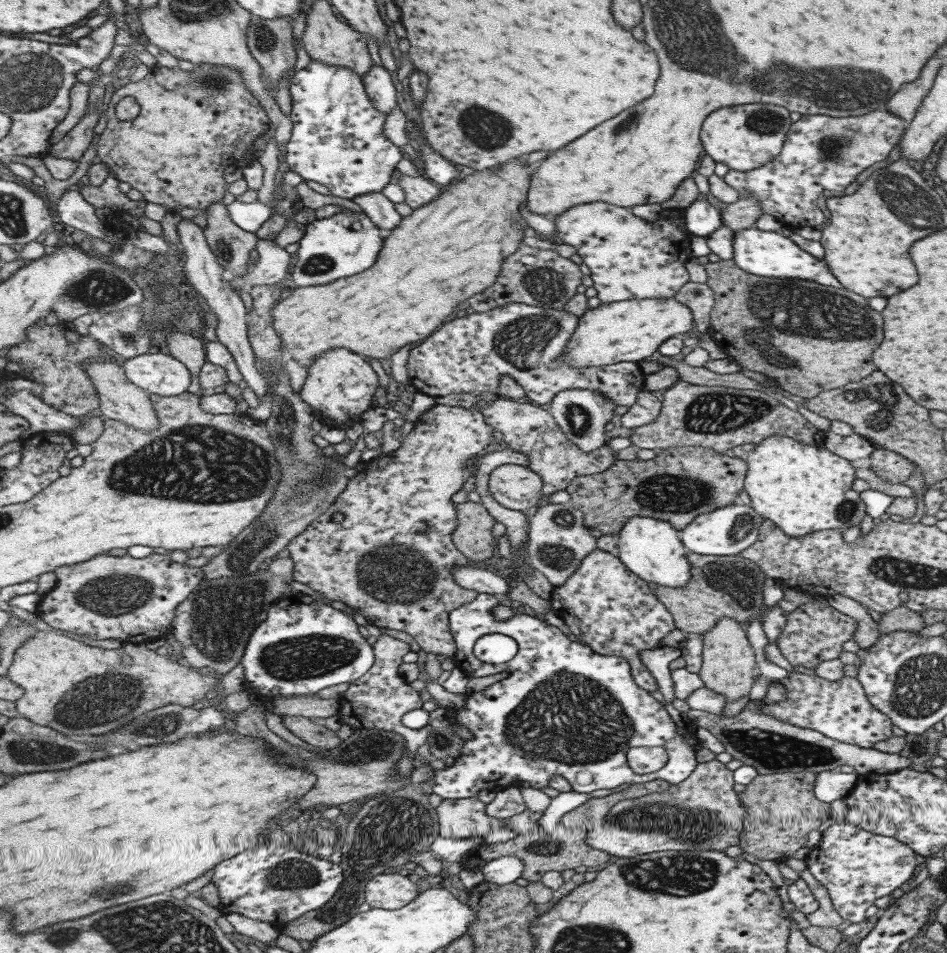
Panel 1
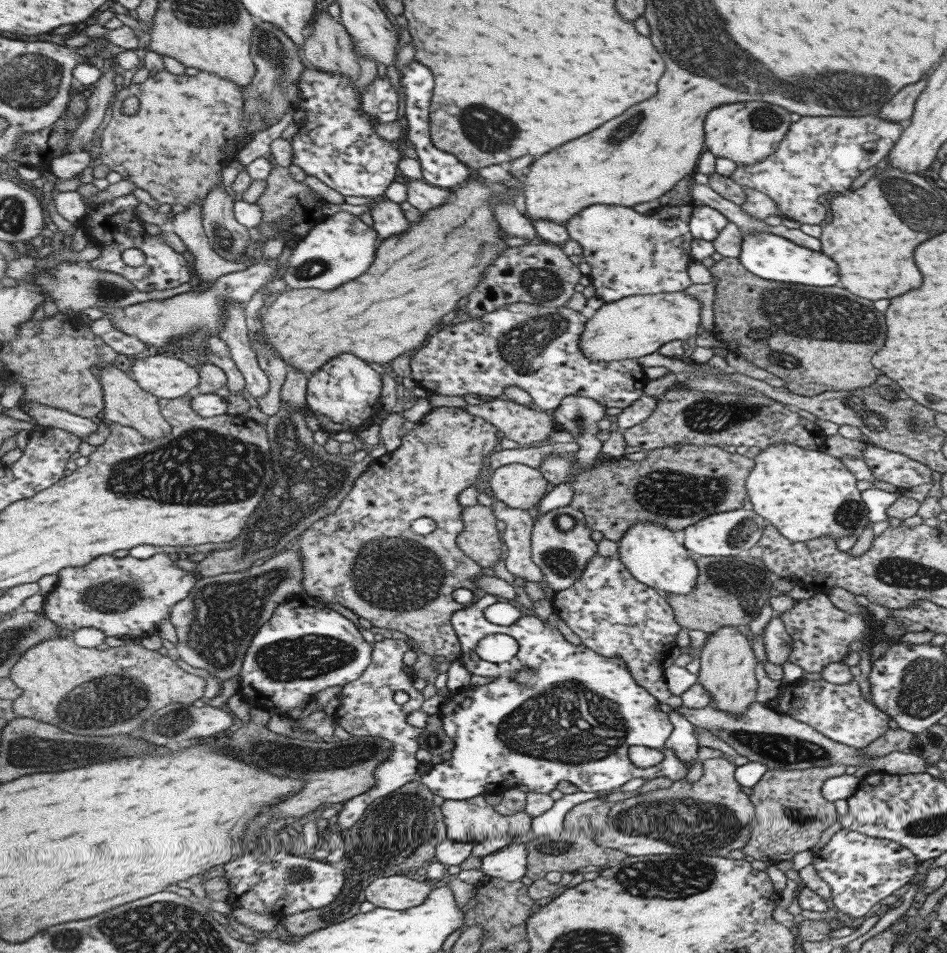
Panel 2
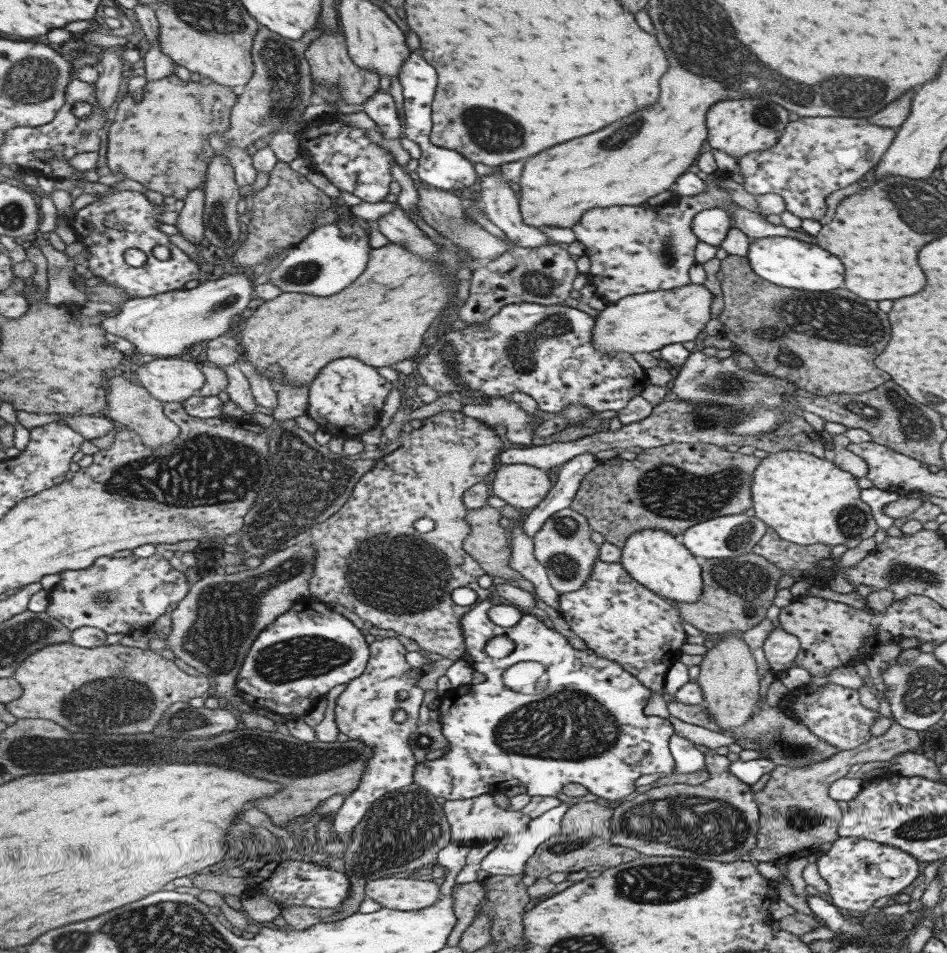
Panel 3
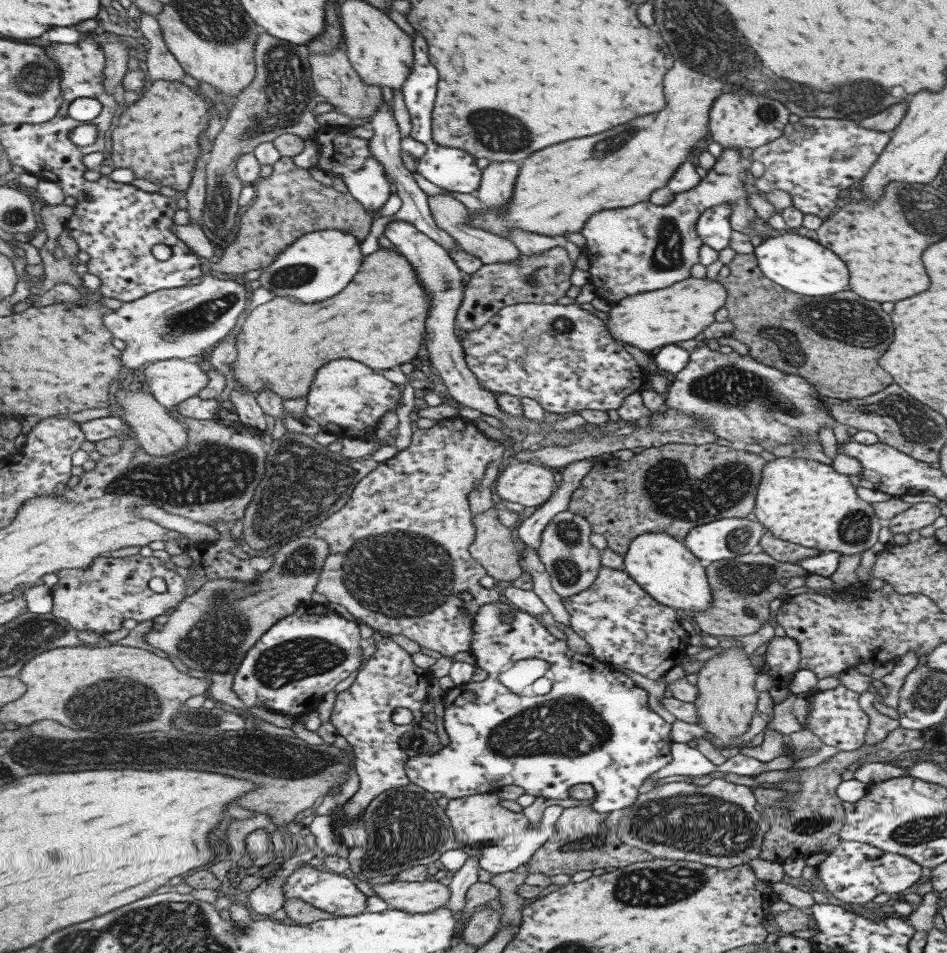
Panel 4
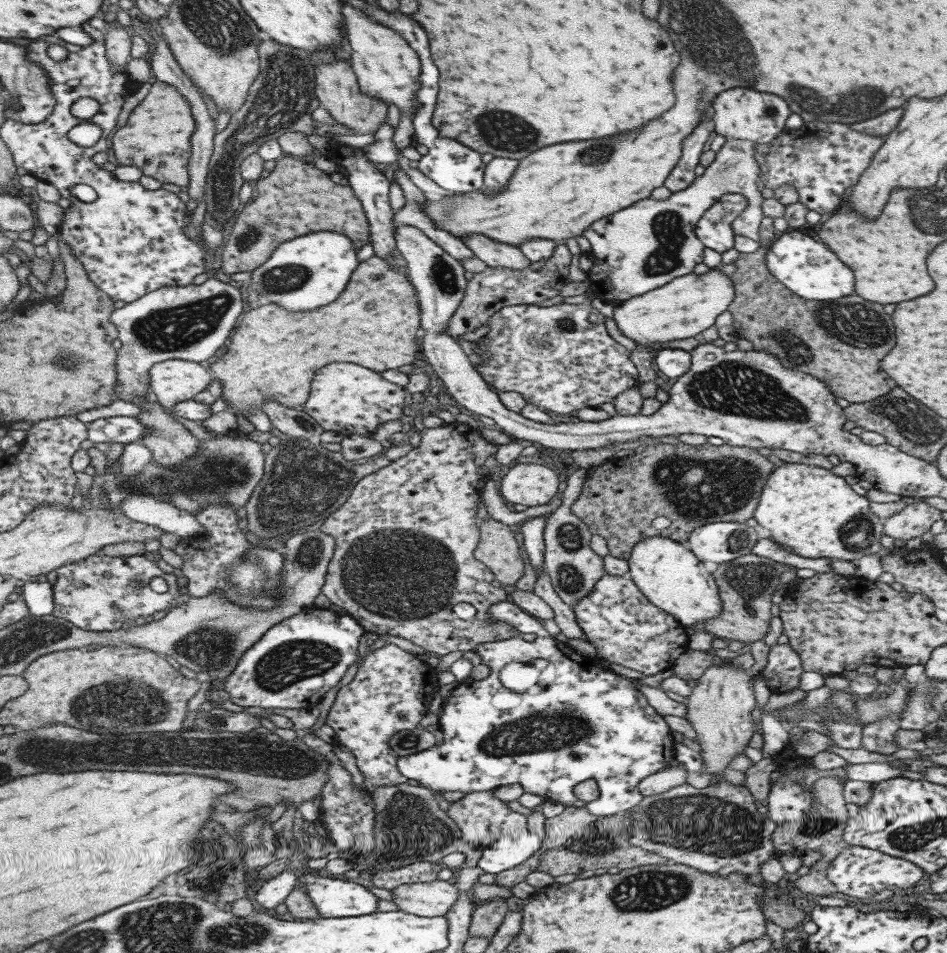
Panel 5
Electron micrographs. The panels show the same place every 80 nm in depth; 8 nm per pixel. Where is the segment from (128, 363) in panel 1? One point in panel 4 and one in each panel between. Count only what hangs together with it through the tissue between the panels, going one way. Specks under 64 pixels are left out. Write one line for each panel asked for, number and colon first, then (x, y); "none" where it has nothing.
2: (166, 376)
3: (172, 380)
4: (174, 381)

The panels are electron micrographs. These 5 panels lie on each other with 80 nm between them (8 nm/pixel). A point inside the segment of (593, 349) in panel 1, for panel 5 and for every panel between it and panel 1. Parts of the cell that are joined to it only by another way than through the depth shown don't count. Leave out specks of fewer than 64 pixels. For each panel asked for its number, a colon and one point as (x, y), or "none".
2: (633, 326)
3: (644, 322)
4: (647, 321)
5: (685, 306)

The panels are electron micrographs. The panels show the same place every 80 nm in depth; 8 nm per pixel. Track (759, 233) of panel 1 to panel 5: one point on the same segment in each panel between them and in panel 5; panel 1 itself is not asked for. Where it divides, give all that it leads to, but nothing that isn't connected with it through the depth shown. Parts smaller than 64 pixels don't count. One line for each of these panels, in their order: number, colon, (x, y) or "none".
2: (768, 256)
3: (784, 261)
4: (793, 262)
5: (810, 270)

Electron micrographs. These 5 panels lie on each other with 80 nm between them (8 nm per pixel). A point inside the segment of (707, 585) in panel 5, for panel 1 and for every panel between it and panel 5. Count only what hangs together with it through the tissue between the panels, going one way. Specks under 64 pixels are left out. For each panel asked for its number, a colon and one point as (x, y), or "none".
1: (649, 548)
2: (649, 552)
3: (652, 557)
4: (668, 572)

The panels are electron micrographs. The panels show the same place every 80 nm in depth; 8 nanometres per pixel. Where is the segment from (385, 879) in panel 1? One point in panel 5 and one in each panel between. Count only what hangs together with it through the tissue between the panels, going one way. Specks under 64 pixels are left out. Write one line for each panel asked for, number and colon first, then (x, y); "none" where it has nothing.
2: (397, 892)
3: (403, 894)
4: (413, 897)
5: (434, 898)

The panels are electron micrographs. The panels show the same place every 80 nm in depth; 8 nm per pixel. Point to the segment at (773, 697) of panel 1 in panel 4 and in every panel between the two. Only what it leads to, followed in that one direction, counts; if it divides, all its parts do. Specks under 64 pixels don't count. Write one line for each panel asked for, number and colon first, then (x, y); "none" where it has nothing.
2: (839, 712)
3: (833, 713)
4: (834, 715)

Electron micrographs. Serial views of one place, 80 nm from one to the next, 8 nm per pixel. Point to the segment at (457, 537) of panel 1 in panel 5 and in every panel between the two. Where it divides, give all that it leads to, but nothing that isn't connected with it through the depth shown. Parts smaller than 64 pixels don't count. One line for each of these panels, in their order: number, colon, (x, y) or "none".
2: (478, 540)
3: (487, 543)
4: (492, 547)
5: (497, 549)

